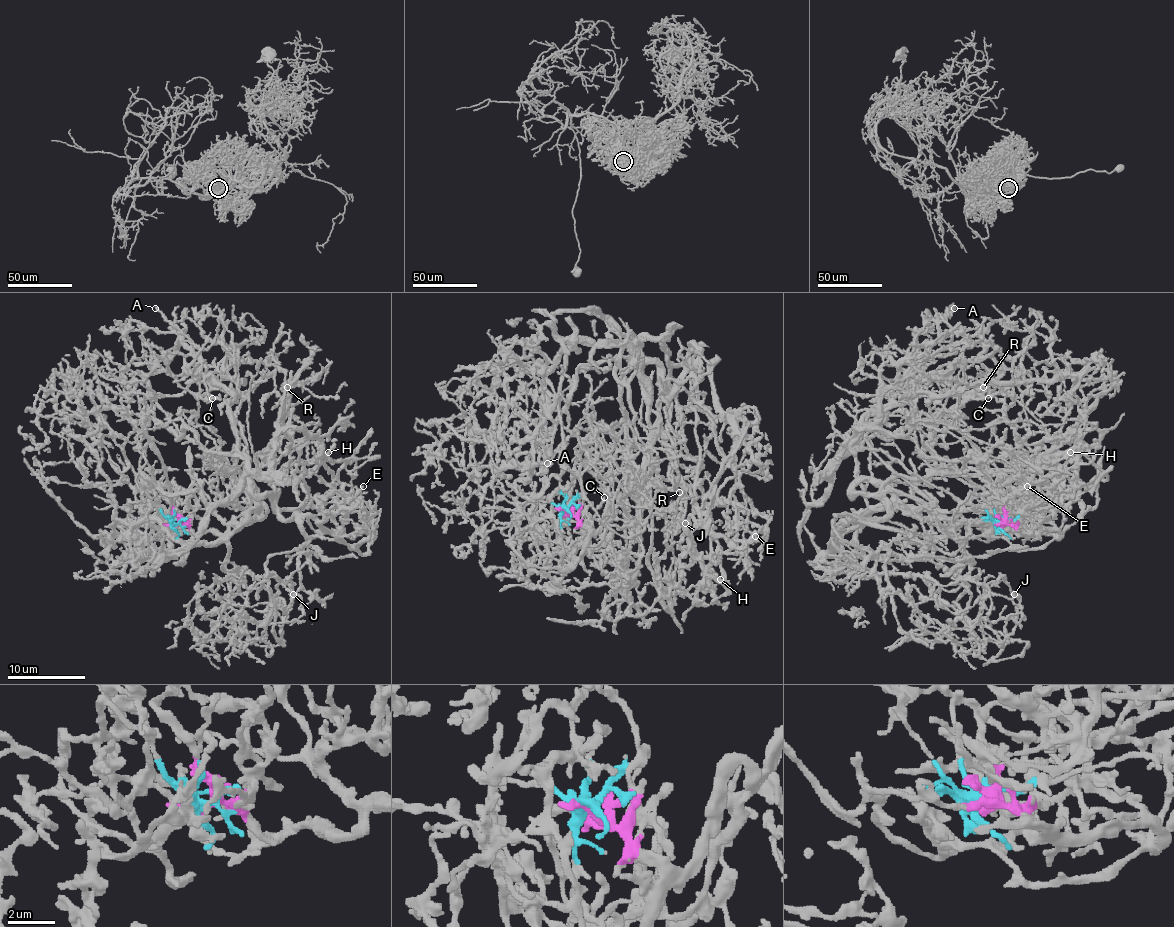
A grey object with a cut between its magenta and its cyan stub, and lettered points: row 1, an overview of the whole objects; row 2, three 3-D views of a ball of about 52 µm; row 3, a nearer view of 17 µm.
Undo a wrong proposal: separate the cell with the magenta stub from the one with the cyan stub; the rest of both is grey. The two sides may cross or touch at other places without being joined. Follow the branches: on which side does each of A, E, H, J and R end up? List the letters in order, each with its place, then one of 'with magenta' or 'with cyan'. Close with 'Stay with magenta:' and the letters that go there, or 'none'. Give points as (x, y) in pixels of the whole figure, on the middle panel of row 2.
A: place (547, 463); with cyan
E: place (755, 536); with magenta
H: place (720, 579); with magenta
J: place (685, 523); with magenta
R: place (679, 492); with cyan
Stay with magenta: E, H, J

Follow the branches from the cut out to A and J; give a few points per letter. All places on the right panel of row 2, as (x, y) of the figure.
A: (1001, 525), (989, 465), (958, 428), (861, 426), (847, 451), (905, 397), (919, 377), (907, 348), (954, 307)
J: (1001, 525), (1020, 533), (882, 506), (833, 537), (868, 570), (1014, 593)

